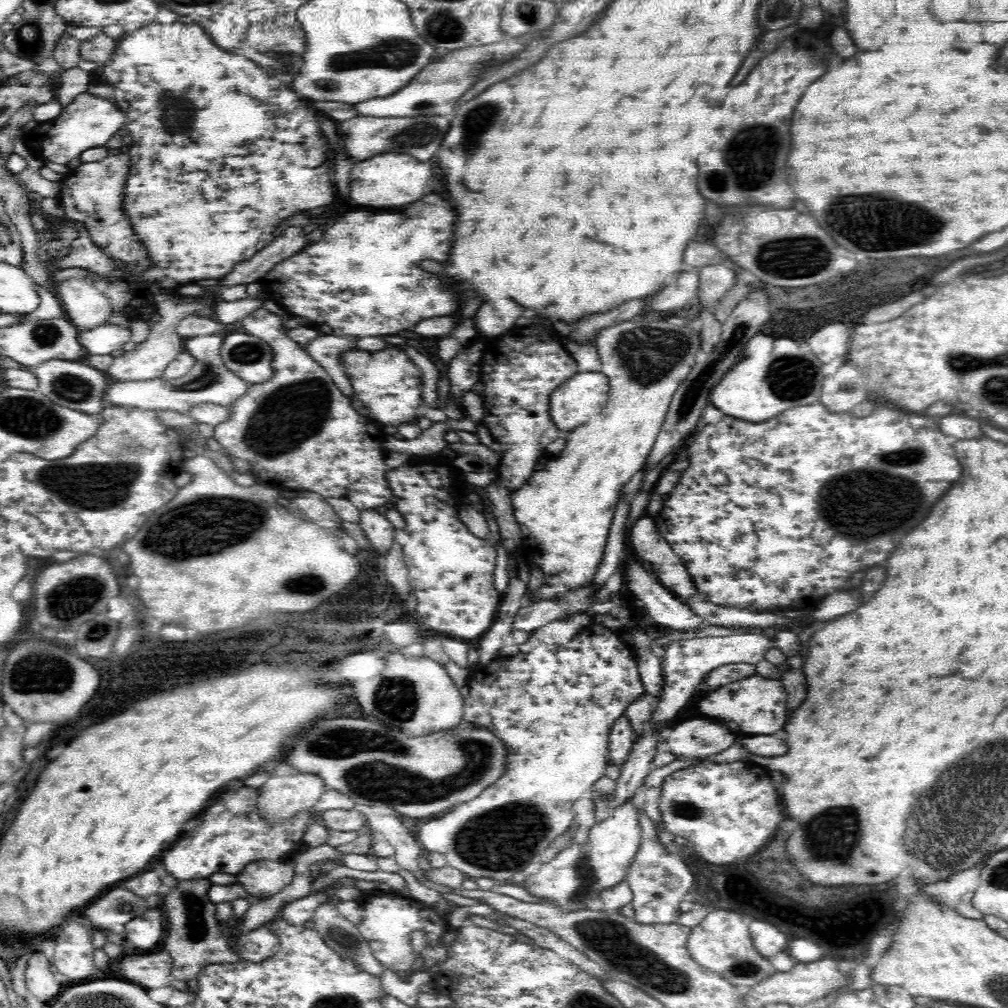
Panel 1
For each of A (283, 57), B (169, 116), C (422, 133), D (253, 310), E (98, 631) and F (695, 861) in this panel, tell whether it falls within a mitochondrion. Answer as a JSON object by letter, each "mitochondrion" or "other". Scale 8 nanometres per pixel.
{"A":"other","B":"mitochondrion","C":"mitochondrion","D":"other","E":"mitochondrion","F":"other"}

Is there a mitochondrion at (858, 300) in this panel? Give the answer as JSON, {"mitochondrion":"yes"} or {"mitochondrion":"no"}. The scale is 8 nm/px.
{"mitochondrion":"no"}

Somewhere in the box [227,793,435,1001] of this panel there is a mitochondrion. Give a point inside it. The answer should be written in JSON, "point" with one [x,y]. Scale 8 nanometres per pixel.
{"point":[349,944]}

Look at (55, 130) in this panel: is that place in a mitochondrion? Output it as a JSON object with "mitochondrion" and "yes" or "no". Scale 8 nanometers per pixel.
{"mitochondrion":"no"}

